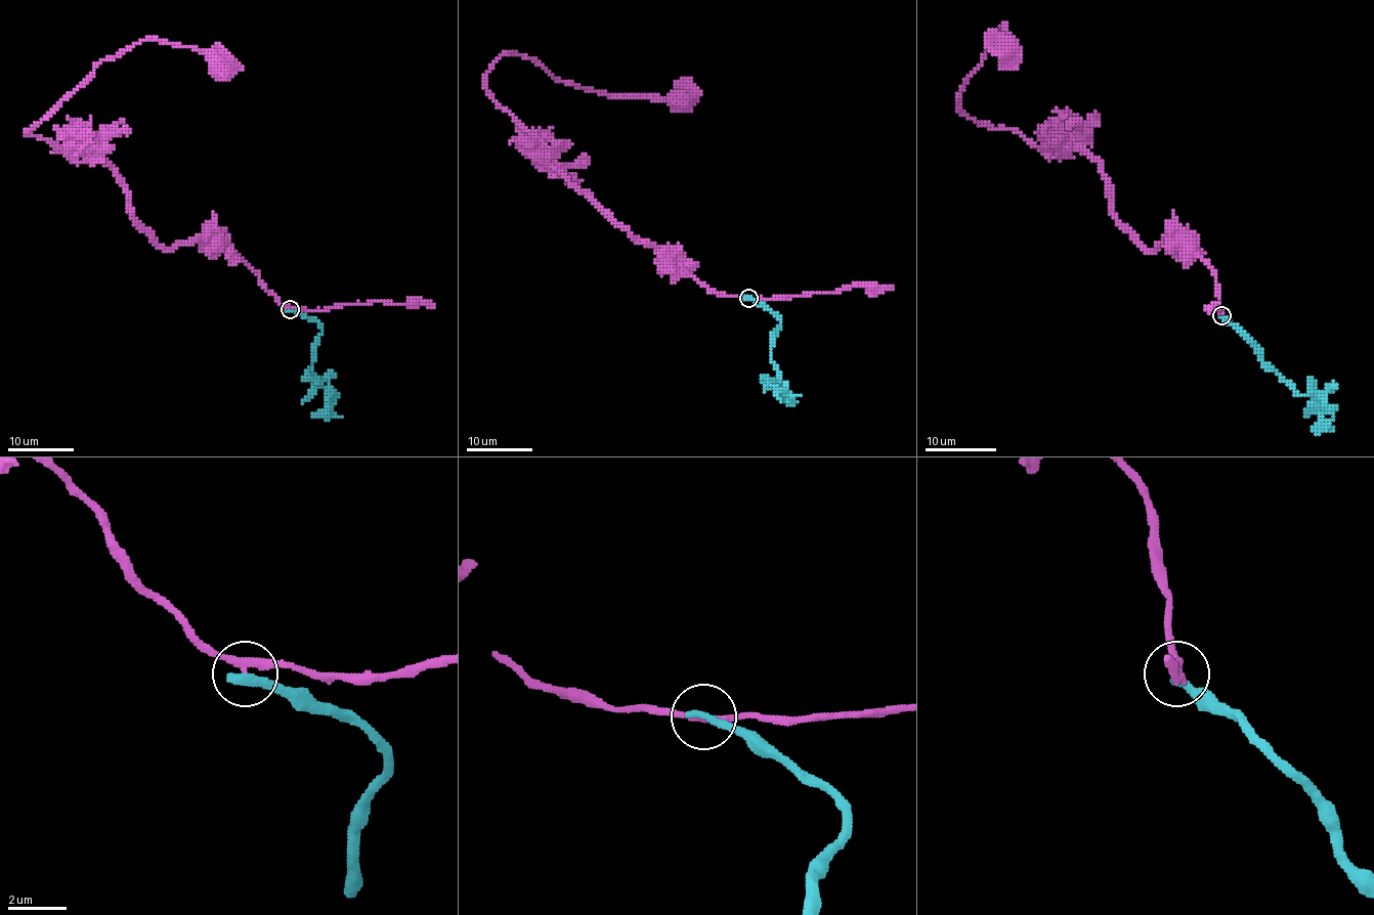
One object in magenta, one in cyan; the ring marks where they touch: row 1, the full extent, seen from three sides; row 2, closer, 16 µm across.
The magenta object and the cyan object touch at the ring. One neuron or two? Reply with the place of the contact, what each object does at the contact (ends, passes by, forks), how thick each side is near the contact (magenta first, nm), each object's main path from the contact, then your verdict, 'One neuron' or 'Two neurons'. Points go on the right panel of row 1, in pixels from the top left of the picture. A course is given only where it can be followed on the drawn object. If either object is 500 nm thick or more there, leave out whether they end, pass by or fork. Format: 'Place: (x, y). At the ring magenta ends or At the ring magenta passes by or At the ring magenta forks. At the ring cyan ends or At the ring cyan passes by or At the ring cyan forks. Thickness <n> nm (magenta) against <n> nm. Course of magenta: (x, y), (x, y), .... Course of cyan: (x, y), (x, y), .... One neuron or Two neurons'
Place: (1221, 315). At the ring magenta passes by. At the ring cyan ends. Thickness 240 nm (magenta) against 340 nm. Course of magenta: (1222, 316), (1215, 271), (1187, 244), (1146, 249), (1089, 155), (1046, 157), (961, 111), (1004, 26), (1011, 53). Course of cyan: (1222, 316), (1233, 323), (1255, 348), (1259, 356), (1298, 394), (1320, 394), (1323, 397), (1323, 428), (1332, 428). Two neurons

